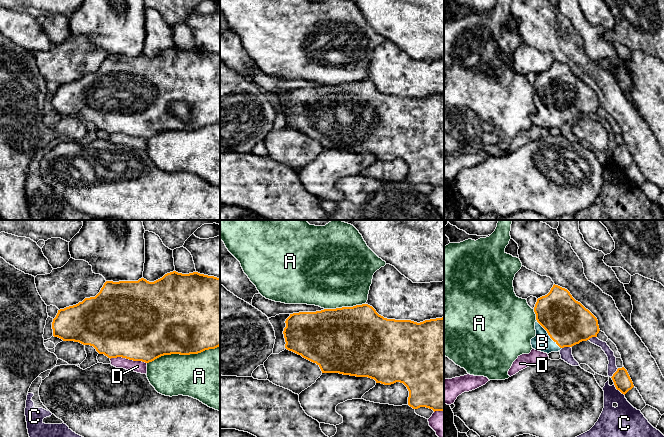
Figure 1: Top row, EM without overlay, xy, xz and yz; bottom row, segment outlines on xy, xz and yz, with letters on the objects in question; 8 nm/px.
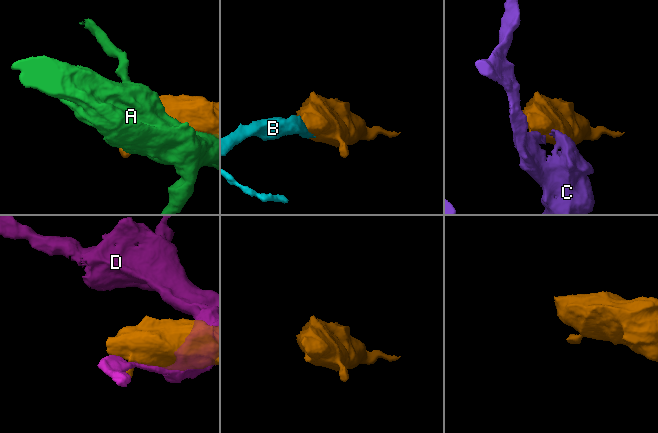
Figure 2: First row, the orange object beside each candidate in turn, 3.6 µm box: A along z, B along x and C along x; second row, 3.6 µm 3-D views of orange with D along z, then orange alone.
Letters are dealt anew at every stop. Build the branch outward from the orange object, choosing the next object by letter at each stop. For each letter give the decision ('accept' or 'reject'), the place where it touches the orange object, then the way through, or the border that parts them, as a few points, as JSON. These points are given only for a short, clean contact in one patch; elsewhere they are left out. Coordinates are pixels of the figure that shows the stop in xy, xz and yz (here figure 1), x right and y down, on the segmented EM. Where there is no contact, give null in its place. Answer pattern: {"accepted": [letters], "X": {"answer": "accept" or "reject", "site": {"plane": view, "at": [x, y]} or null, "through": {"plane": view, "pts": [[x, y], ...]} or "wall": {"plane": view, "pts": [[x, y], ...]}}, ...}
{"accepted": ["B"], "A": {"answer": "reject", "site": {"plane": "xy", "at": [183, 354]}}, "B": {"answer": "accept", "site": {"plane": "yz", "at": [548, 334]}}, "C": {"answer": "reject", "site": {"plane": "yz", "at": [618, 389]}}, "D": {"answer": "reject", "site": {"plane": "xy", "at": [128, 358]}}}

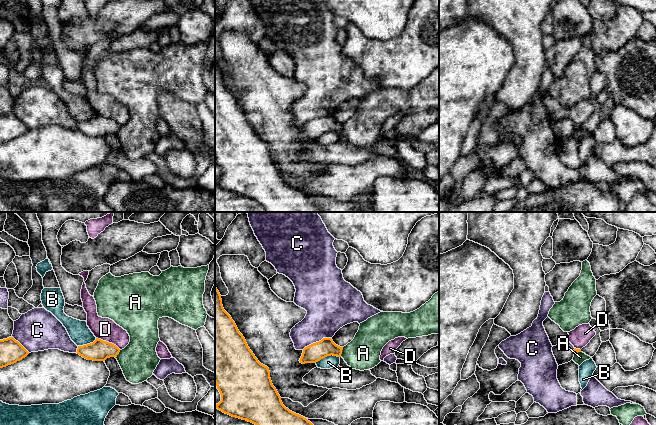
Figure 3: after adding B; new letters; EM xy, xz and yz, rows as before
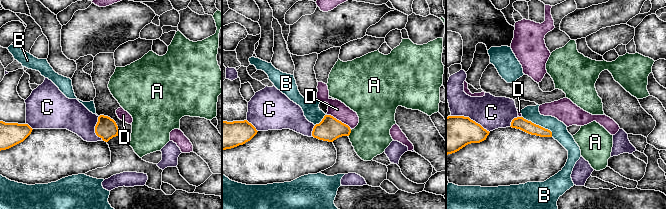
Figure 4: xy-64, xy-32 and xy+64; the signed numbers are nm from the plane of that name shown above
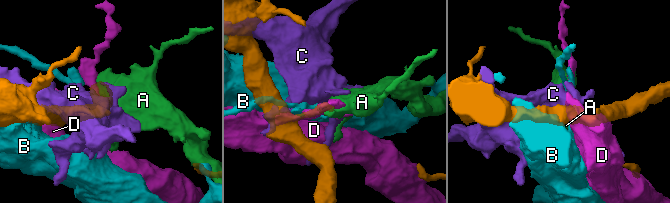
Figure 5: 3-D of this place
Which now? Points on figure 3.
{"accepted": [], "A": {"answer": "reject", "site": {"plane": "xz", "at": [341, 352]}, "wall": {"plane": "xz", "pts": [[343, 347], [340, 356]]}}, "B": {"answer": "reject", "site": {"plane": "xz", "at": [327, 355]}}, "C": {"answer": "reject", "site": {"plane": "xz", "at": [316, 342]}}, "D": {"answer": "reject", "site": {"plane": "xy", "at": [108, 342]}}}

